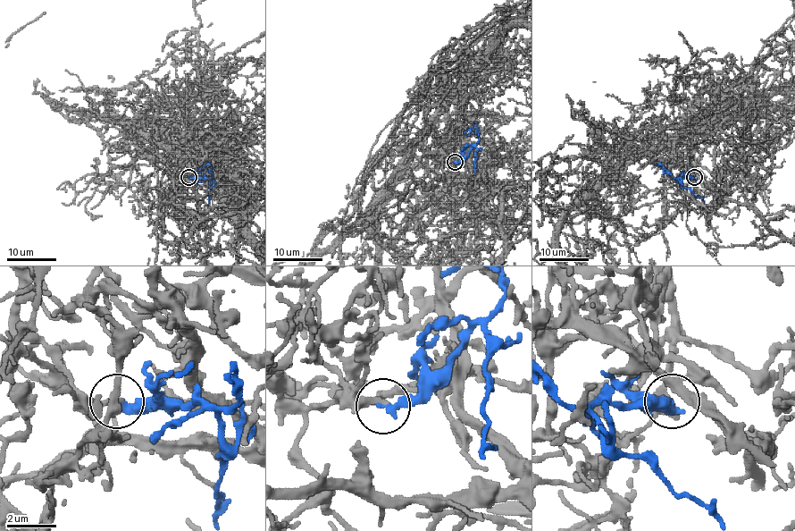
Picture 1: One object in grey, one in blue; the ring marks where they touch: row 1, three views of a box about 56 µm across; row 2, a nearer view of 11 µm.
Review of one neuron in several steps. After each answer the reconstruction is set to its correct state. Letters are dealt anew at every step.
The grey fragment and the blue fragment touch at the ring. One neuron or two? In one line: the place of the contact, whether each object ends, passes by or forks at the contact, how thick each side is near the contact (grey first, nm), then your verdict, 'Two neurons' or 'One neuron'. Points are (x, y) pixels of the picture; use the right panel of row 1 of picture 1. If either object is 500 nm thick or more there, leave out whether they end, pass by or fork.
Place: (694, 177). At the ring grey ends. At the ring blue ends. Thickness 280 nm (grey) against 280 nm. One neuron

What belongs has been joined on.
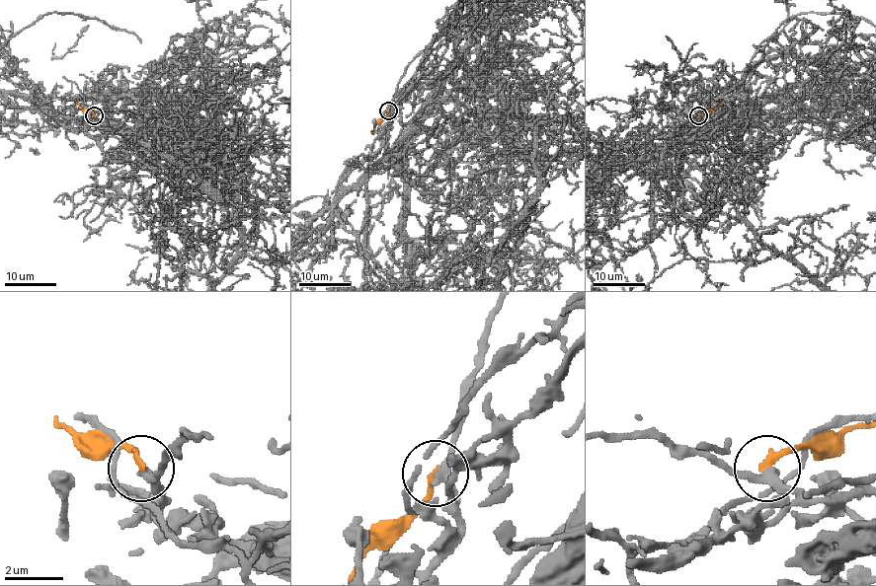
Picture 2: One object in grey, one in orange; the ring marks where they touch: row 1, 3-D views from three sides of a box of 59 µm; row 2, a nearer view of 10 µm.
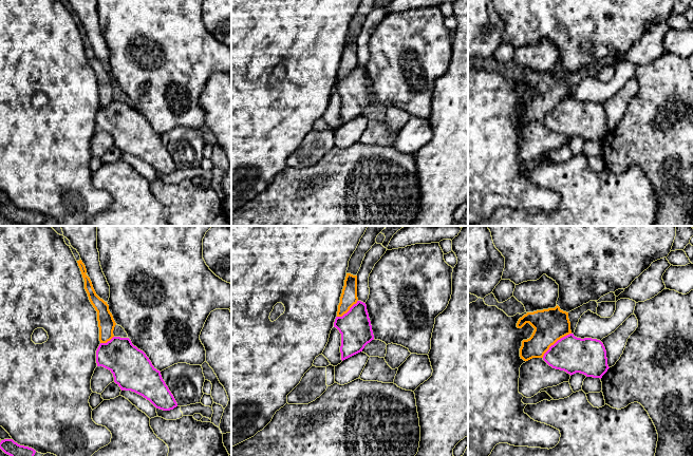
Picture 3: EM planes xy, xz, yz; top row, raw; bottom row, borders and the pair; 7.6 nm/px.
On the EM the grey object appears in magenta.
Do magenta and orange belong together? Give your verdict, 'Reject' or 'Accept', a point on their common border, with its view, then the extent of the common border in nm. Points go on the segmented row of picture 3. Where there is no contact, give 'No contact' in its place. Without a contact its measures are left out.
Reject. Touches magenta at yz (556, 342). Shared border 300 nm

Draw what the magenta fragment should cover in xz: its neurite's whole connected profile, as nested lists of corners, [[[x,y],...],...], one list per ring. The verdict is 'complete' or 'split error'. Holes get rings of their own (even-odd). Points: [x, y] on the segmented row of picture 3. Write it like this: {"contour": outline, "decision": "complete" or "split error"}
{"contour": [[[357,301],[342,317],[336,317],[334,327],[341,334],[342,361],[362,352],[374,340],[367,305],[361,301]]], "decision": "complete"}

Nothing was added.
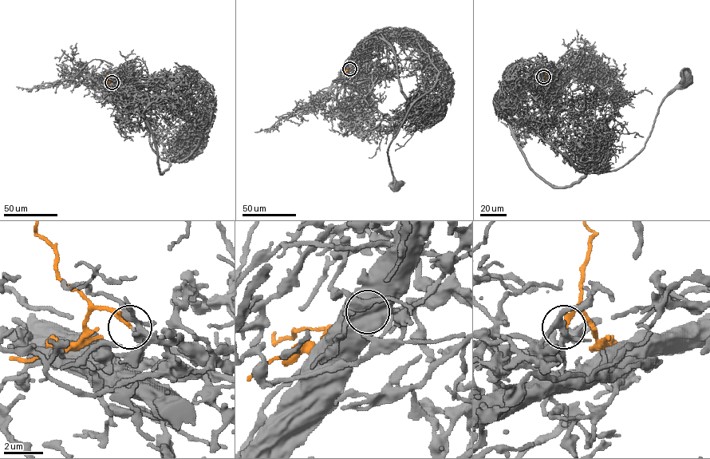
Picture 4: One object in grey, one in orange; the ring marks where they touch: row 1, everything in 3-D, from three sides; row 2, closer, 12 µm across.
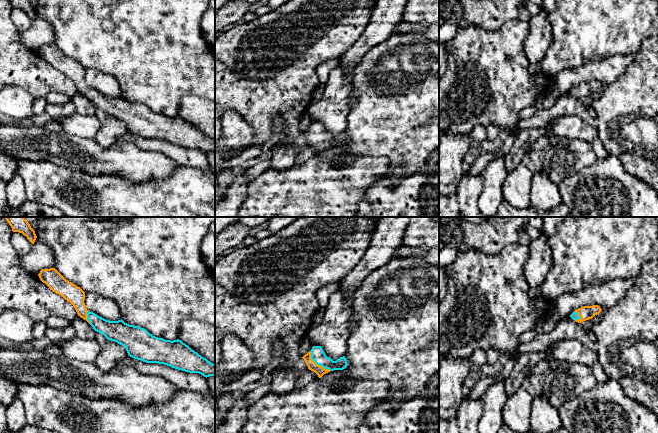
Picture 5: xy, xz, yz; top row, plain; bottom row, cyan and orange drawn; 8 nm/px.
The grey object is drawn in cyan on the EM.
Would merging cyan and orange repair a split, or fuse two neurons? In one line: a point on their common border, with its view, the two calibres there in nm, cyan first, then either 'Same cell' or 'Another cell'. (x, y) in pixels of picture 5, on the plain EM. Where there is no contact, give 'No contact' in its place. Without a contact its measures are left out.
Touches cyan at xz (317, 140). Thickness 110 nm (cyan) against 80 nm. Same cell

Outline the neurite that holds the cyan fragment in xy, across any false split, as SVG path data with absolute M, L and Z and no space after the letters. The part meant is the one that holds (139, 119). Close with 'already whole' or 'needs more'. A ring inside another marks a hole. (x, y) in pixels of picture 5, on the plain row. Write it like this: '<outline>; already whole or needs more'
M55 44L42 45L38 52L53 68L70 78L78 92L86 96L95 107L124 122L130 133L146 139L164 140L189 149L199 149L206 154L215 152L215 140L181 116L158 114L146 105L129 101L122 95L109 97L88 87L84 79L85 68L66 56Z; needs more

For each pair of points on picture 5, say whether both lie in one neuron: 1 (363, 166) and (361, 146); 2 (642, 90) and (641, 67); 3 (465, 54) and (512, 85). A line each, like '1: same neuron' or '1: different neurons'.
1: different neurons
2: same neuron
3: same neuron

